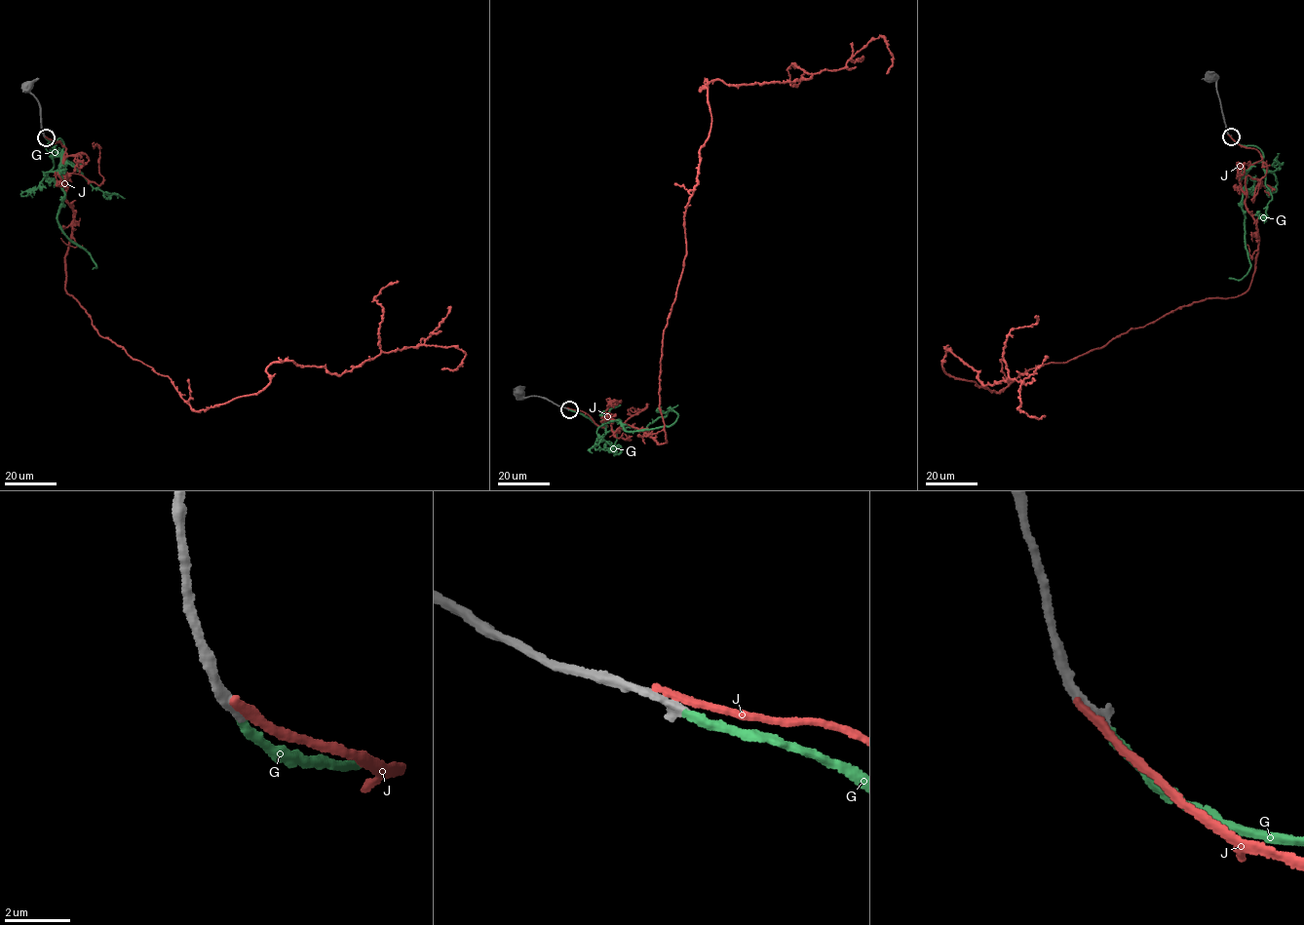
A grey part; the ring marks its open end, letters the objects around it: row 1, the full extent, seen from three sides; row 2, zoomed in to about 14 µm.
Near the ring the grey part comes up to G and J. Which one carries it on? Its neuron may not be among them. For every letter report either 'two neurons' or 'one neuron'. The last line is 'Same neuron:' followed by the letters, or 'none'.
G: one neuron
J: two neurons
Same neuron: G

